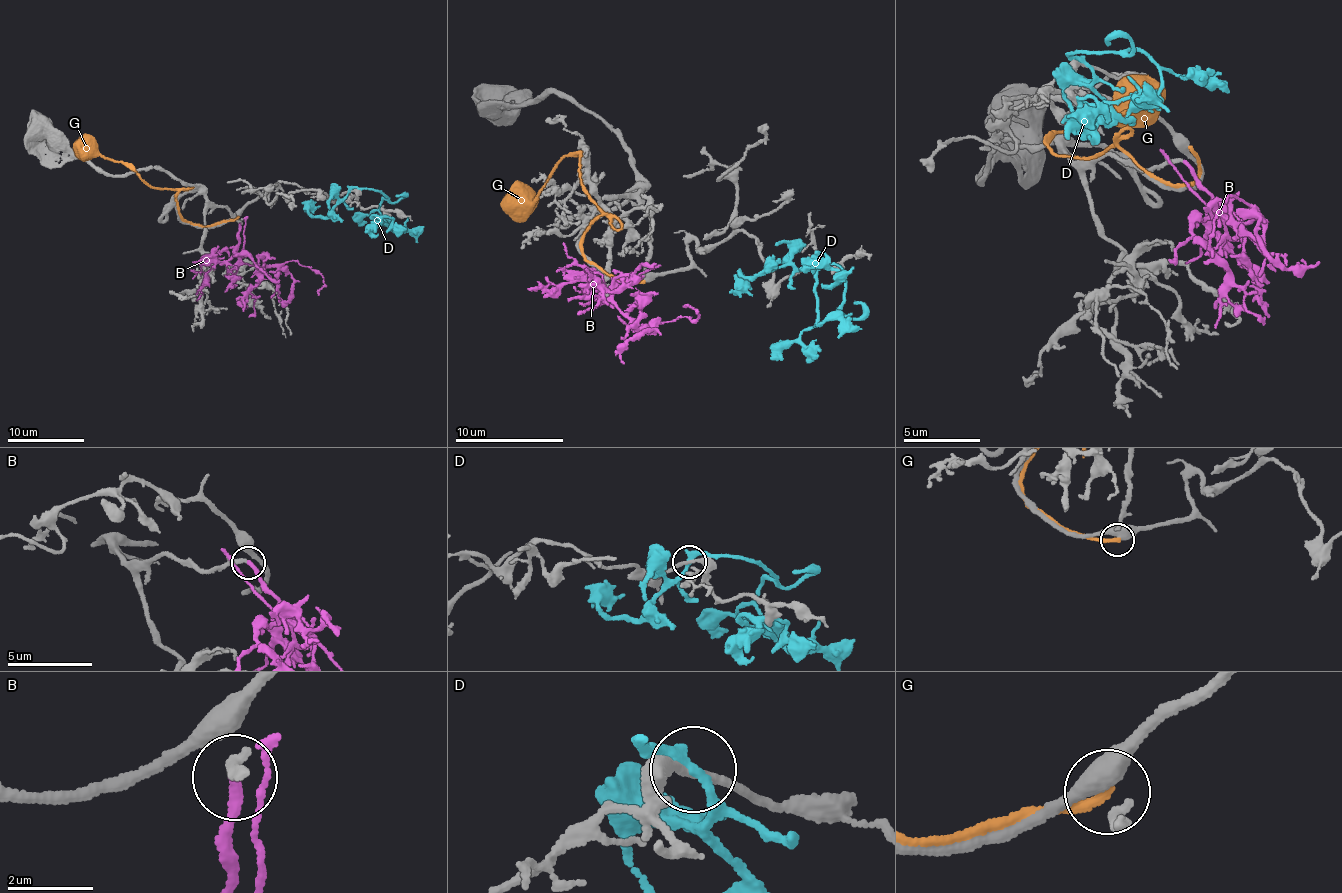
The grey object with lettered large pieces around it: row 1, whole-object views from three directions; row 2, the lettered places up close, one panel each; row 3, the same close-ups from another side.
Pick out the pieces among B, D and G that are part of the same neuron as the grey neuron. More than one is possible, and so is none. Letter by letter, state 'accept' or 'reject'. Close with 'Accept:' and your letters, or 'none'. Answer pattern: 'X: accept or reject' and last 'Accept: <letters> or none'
B: accept
D: reject
G: reject
Accept: B

